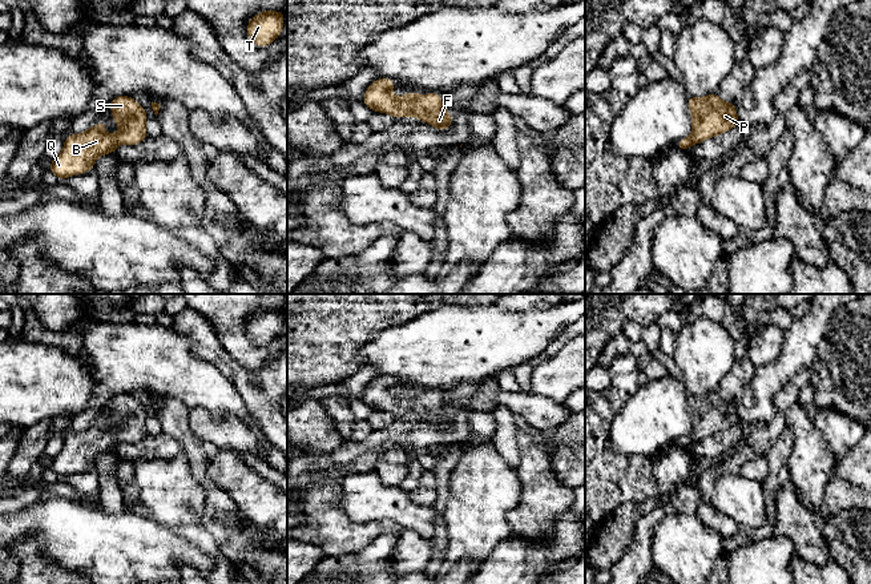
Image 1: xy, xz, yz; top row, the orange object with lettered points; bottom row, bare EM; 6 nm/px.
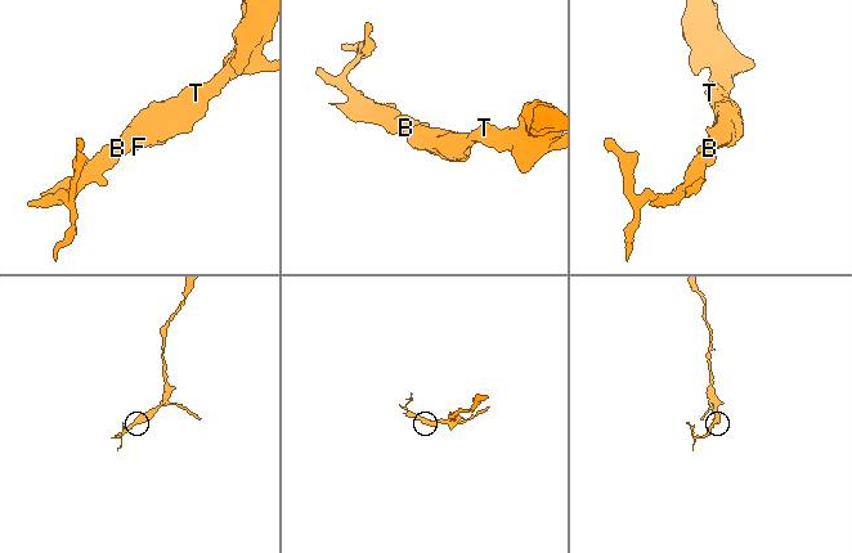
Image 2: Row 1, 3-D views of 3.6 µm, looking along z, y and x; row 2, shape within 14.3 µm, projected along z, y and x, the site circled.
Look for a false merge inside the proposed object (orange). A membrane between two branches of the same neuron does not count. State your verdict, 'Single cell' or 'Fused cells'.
Single cell

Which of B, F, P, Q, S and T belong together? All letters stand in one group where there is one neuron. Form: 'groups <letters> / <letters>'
groups B F P Q S T

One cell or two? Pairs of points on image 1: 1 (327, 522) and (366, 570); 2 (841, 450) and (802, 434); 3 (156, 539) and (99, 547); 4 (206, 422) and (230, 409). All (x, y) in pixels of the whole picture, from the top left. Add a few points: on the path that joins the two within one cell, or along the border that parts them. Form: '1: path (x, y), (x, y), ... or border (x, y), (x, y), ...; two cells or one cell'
1: border (379, 536), (359, 551), (326, 556); two cells
2: border (813, 421), (838, 460); two cells
3: path (141, 547), (113, 547); one cell
4: border (190, 409), (204, 407), (217, 421), (244, 423); two cells

